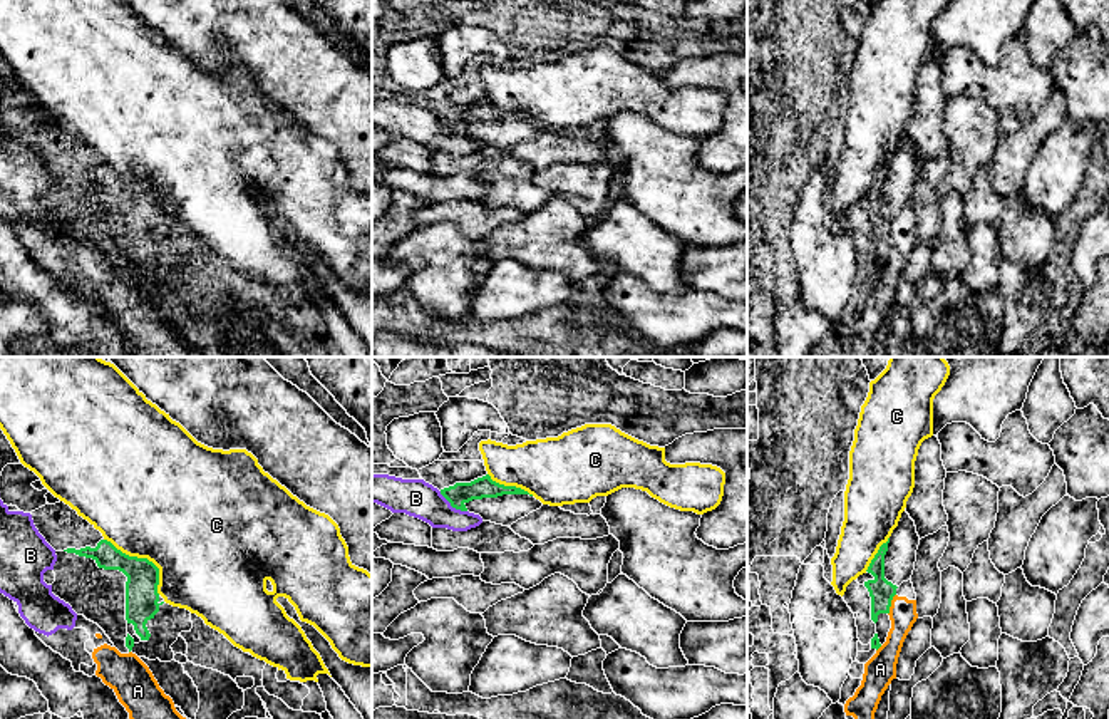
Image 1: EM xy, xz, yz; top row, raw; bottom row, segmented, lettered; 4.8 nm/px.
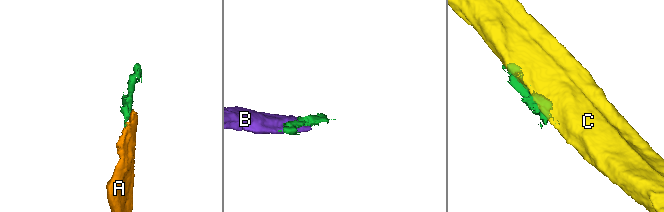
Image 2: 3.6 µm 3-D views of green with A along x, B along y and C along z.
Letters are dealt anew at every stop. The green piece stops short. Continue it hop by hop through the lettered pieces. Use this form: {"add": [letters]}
{"add": []}

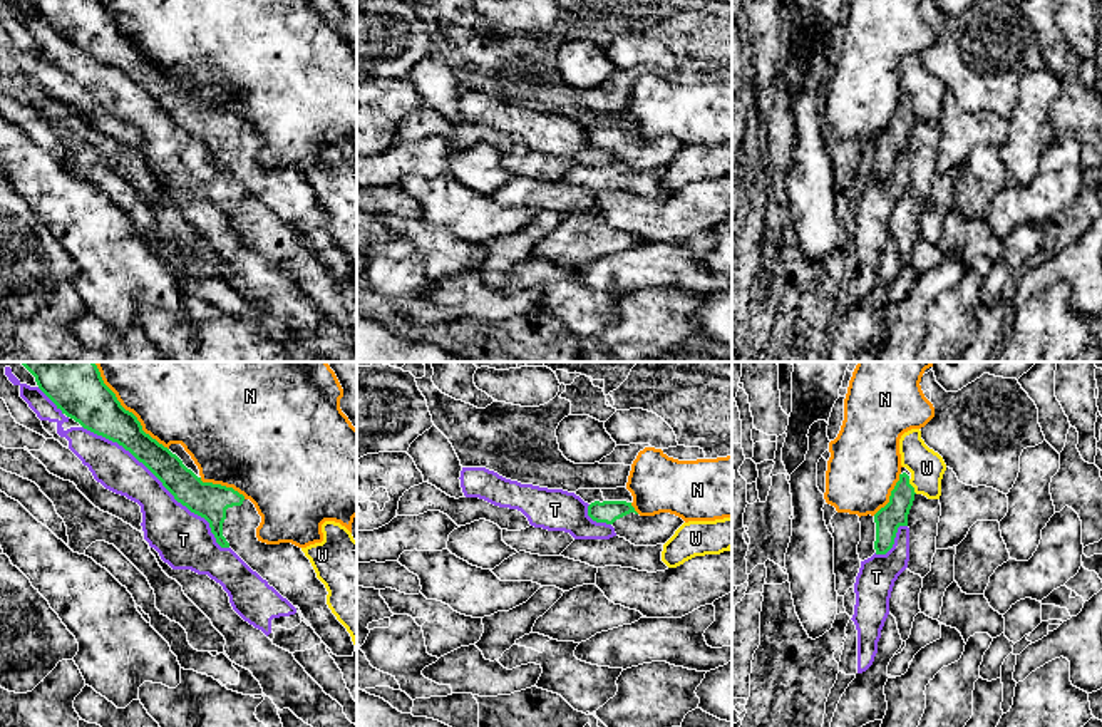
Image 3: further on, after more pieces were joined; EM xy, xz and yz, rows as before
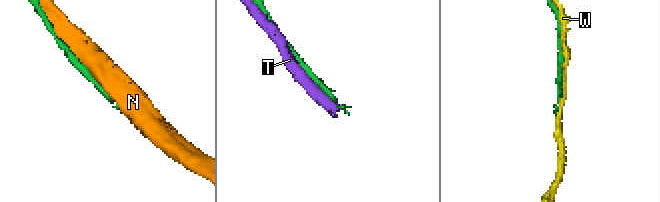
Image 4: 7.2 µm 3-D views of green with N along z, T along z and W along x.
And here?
{"add": []}

